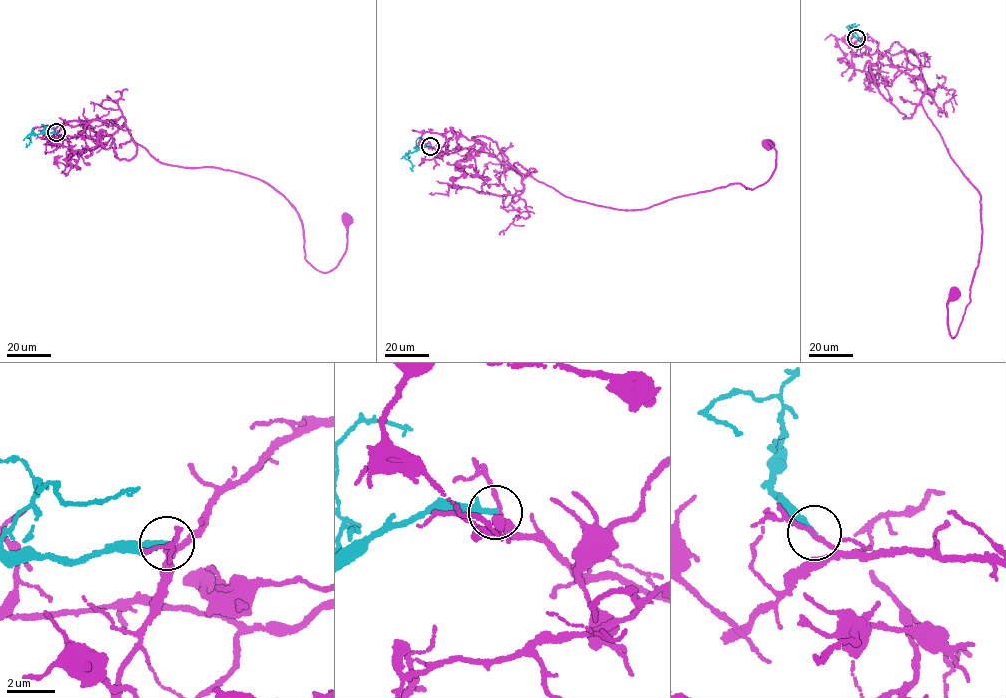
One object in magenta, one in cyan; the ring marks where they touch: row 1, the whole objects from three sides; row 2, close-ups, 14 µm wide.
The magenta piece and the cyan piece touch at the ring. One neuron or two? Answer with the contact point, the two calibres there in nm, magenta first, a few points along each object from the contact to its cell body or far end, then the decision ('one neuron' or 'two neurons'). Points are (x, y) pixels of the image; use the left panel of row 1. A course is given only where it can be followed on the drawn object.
(56, 132) | 170/280 nm | magenta via (57, 132), (121, 116), (164, 163), (263, 180), (295, 208), (319, 271), (346, 251), (347, 219) | cyan via (57, 132), (27, 135), (30, 140), (27, 147) | two neurons

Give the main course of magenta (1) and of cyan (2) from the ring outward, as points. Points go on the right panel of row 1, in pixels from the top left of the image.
1: (856, 38), (875, 41), (923, 82), (922, 107), (979, 192), (981, 250), (954, 338), (952, 293)
2: (856, 38), (851, 26), (860, 42)

